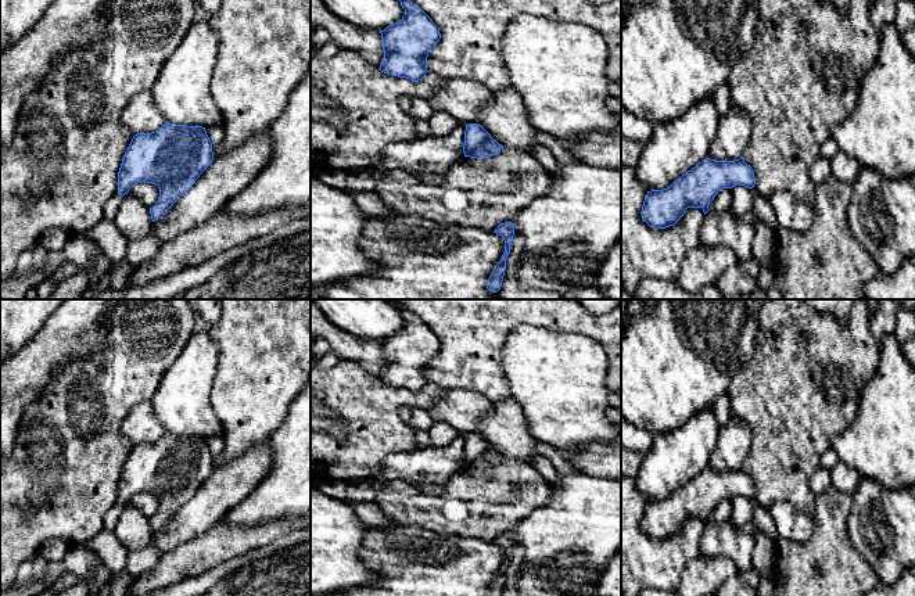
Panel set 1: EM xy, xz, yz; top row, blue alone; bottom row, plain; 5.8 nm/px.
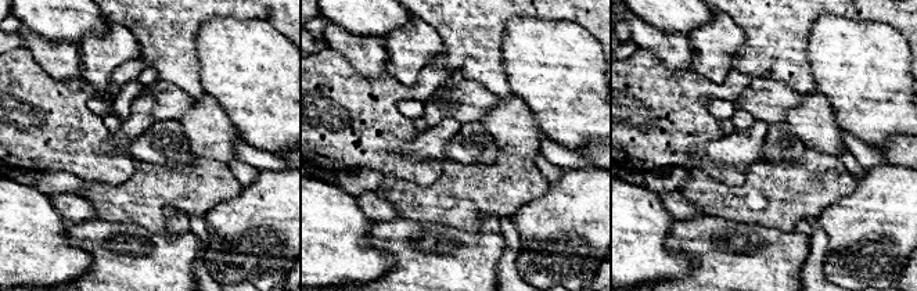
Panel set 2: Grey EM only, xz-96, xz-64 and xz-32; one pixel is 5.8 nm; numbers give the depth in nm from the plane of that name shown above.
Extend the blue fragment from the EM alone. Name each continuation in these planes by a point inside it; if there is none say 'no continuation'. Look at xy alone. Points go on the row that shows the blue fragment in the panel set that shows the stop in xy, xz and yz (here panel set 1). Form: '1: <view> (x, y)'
1: xy (110, 209)

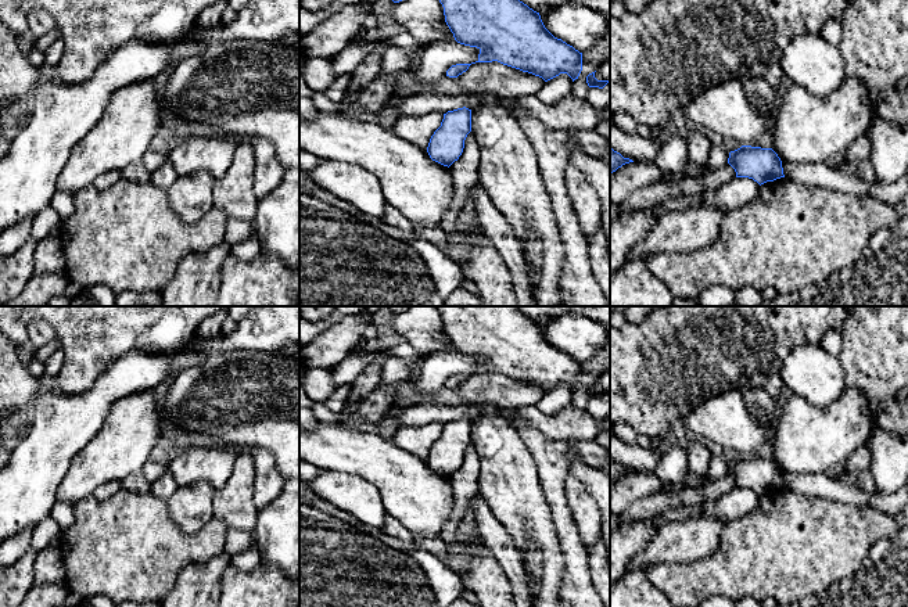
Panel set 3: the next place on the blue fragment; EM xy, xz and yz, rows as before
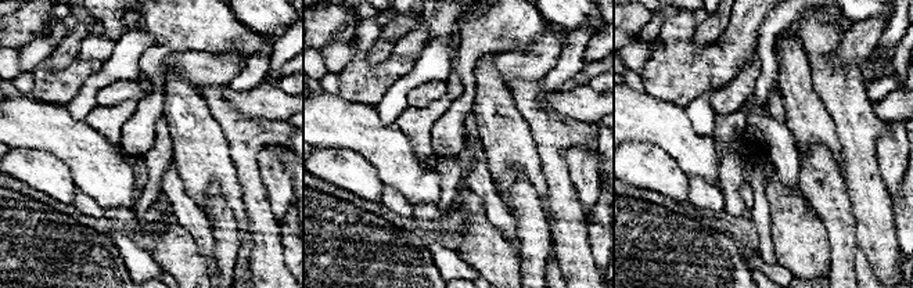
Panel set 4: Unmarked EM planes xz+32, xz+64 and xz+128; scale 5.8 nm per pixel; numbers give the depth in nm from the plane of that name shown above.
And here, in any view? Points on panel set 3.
no continuation

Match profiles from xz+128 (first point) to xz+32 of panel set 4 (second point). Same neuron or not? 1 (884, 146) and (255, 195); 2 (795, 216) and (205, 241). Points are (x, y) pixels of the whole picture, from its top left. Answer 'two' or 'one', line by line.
1: two
2: two

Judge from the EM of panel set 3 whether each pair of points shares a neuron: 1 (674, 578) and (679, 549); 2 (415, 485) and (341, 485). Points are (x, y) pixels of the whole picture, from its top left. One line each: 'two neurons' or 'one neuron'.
1: two neurons
2: two neurons

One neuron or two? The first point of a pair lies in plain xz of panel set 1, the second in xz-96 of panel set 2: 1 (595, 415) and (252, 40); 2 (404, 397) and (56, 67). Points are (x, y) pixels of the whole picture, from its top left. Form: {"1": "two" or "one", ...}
{"1": "one", "2": "two"}

